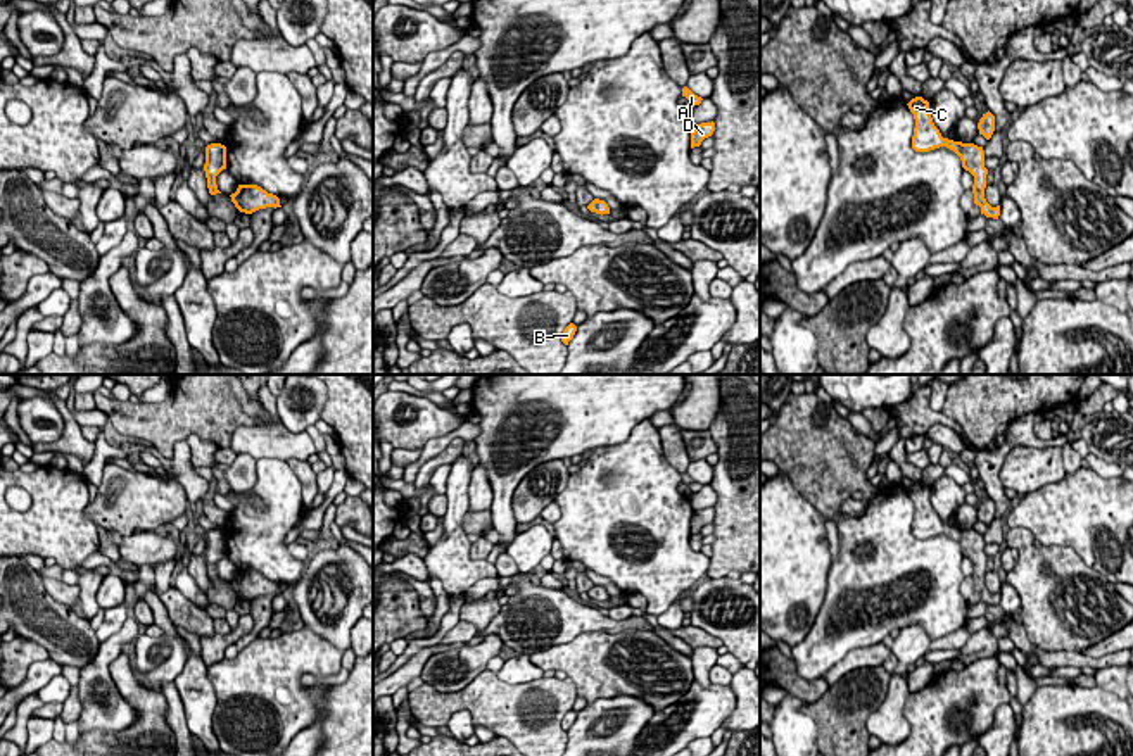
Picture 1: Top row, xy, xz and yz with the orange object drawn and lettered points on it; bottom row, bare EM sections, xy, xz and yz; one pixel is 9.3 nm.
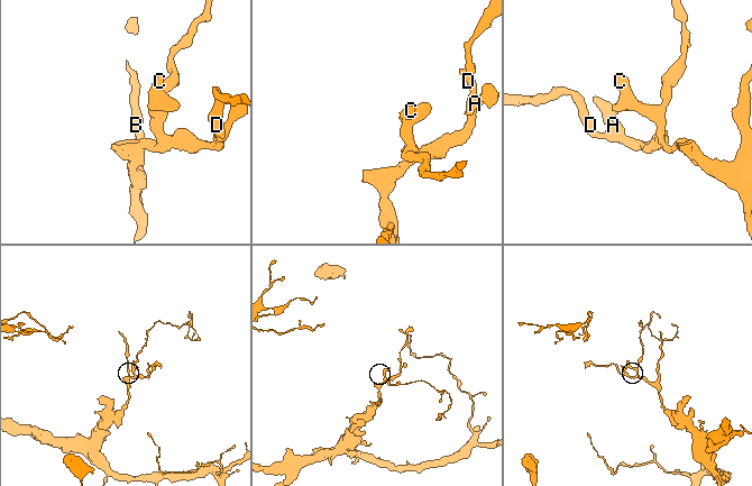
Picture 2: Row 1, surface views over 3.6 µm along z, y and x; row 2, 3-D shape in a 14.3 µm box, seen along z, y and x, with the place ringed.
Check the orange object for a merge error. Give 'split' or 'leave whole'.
leave whole

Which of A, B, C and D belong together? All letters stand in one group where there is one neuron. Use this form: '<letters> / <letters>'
A B C D

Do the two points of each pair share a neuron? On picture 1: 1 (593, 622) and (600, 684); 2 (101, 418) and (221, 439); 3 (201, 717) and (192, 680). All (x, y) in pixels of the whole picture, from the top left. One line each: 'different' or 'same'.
1: different
2: different
3: same

